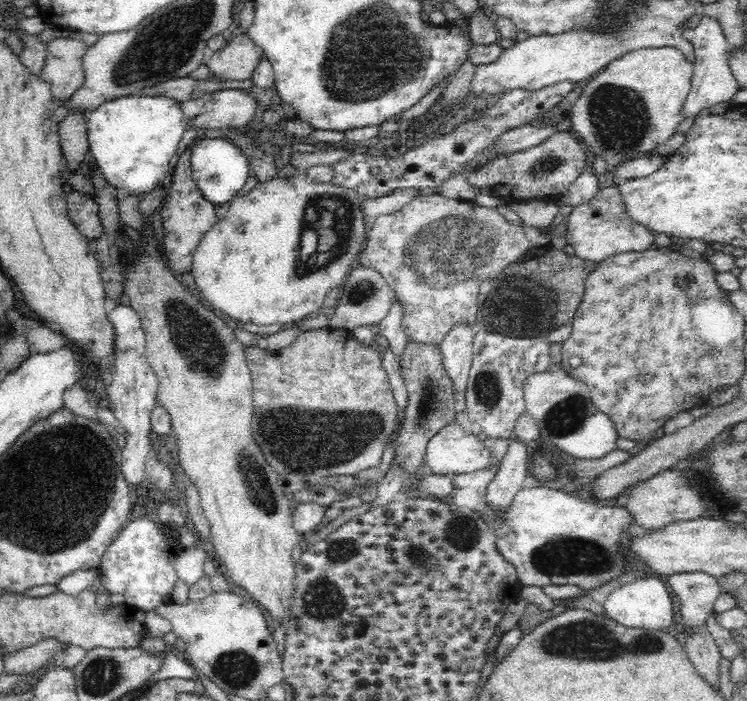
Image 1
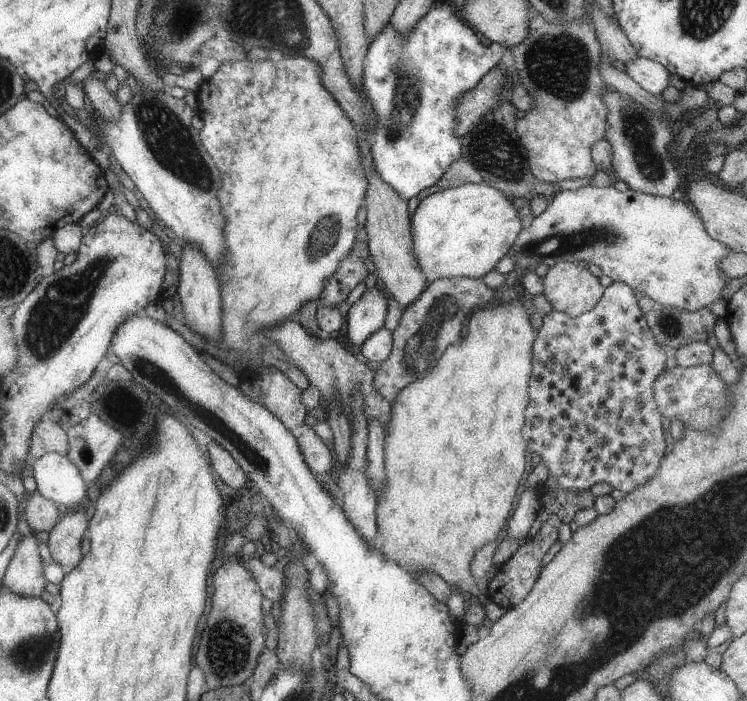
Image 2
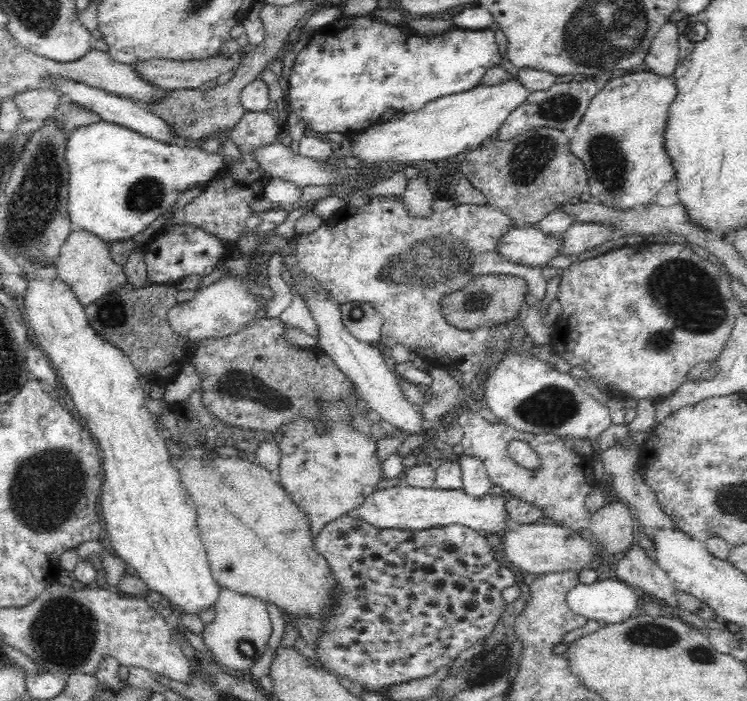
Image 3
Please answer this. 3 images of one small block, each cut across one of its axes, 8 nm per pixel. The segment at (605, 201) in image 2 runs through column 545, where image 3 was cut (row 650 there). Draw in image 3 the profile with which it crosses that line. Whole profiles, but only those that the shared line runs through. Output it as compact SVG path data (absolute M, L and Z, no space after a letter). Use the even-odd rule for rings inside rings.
M220 587L216 599L214 619L203 626L200 638L211 657L220 666L230 670L248 670L258 662L266 650L273 628L264 599L241 595L228 588Z

